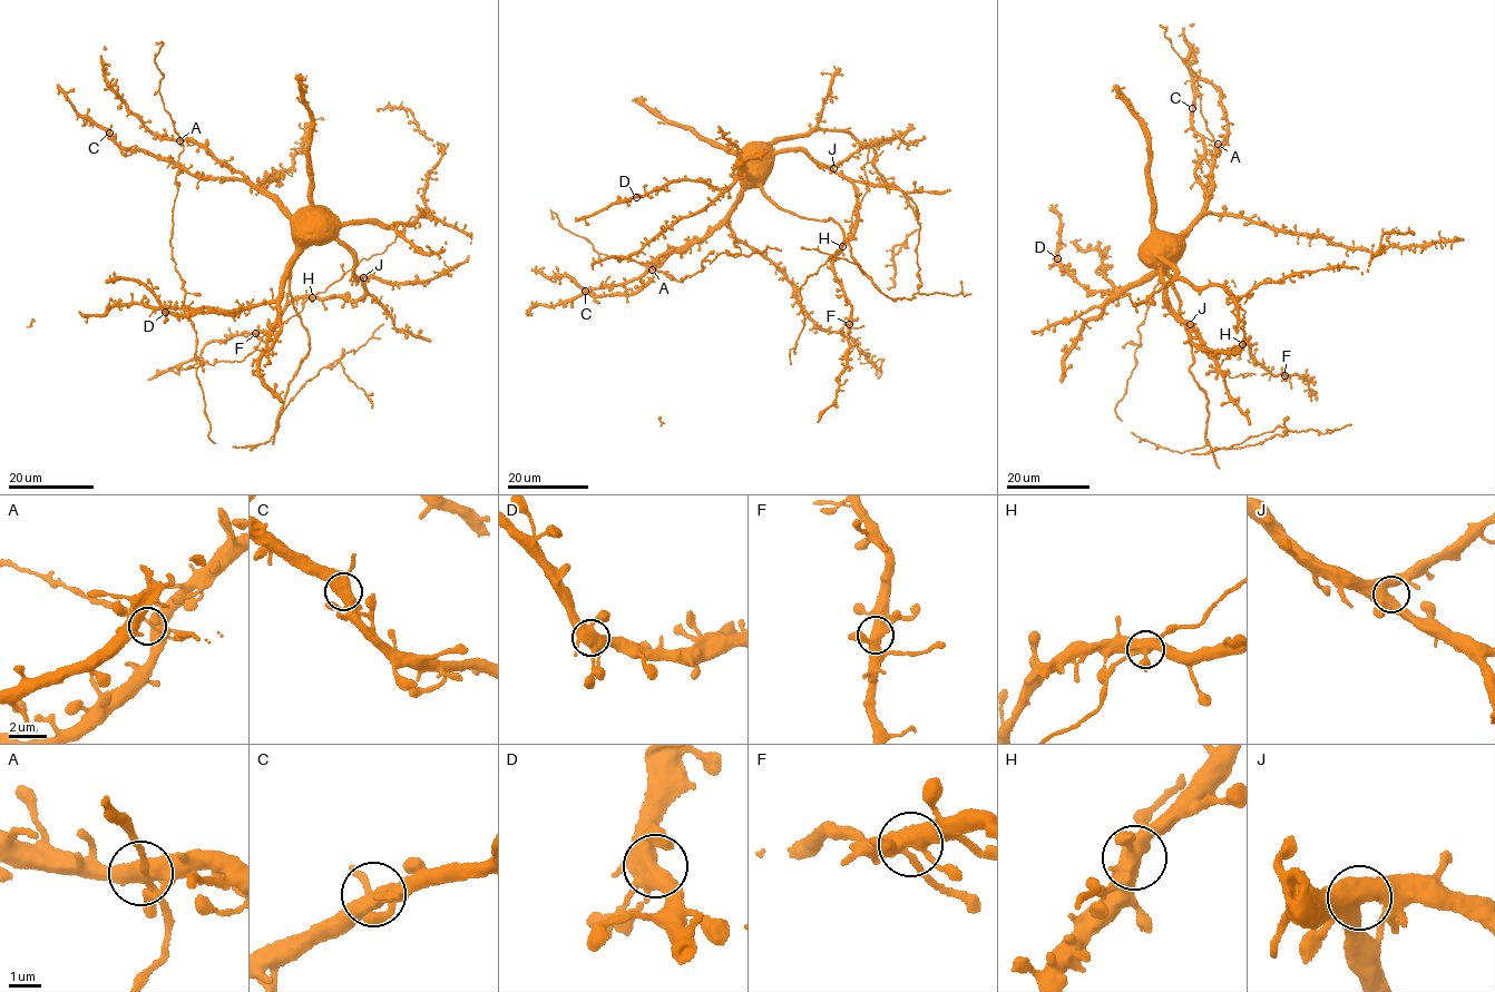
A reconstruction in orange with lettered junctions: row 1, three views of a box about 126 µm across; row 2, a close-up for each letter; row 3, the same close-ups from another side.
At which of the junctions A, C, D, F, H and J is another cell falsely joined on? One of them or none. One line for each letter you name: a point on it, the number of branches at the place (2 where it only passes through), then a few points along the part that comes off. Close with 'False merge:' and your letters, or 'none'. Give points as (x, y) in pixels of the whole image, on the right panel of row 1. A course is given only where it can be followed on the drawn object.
H: Place: (1242, 344). Branches: 5. Course of the part to remove: (1242, 344), (1233, 354), (1222, 359), (1214, 370), (1205, 373), (1220, 371), (1231, 377), (1254, 374)
False merge: H

